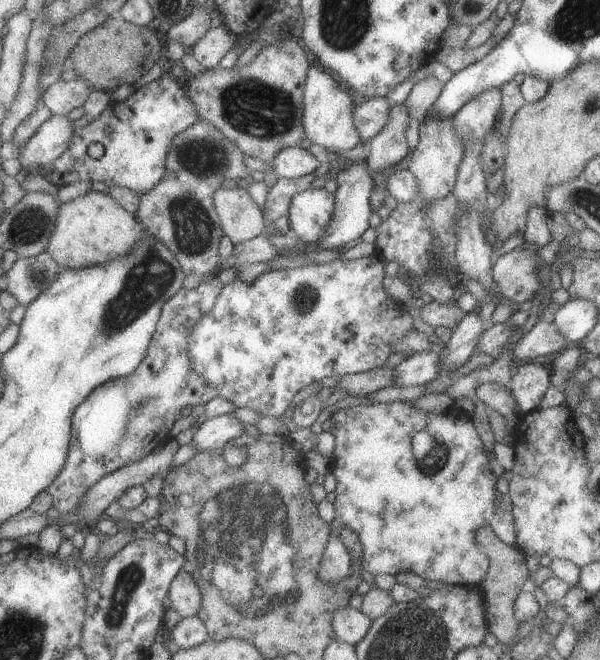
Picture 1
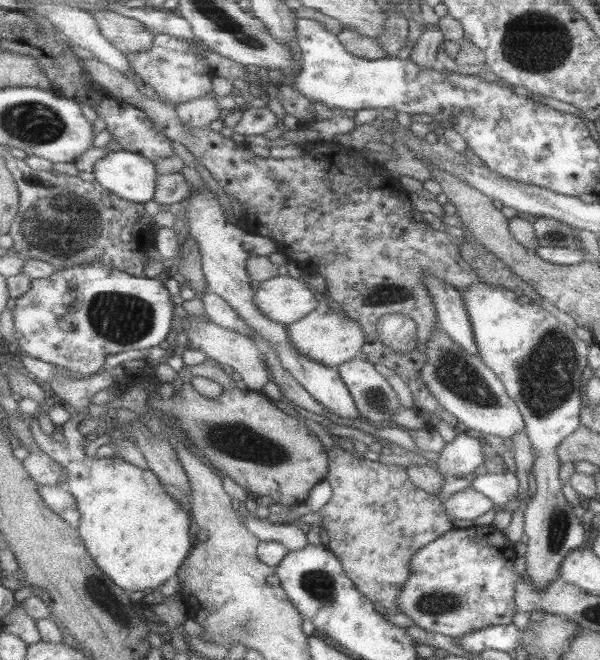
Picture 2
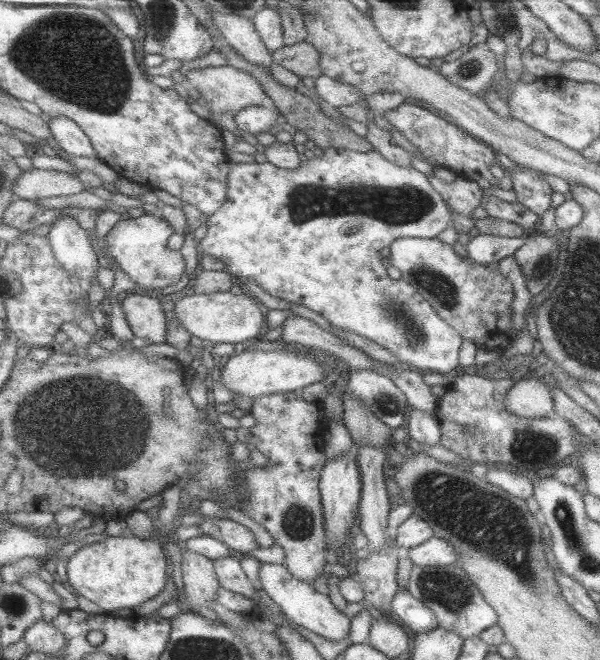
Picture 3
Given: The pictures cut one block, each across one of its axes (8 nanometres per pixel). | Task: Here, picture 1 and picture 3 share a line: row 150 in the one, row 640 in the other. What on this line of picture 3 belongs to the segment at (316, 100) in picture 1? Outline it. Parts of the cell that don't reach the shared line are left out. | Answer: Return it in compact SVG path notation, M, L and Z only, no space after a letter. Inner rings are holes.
M262 563L259 569L259 580L259 586L293 623L331 641L345 640L349 636L352 618L336 607L335 601L329 594L317 592L312 584L297 578L284 563Z

